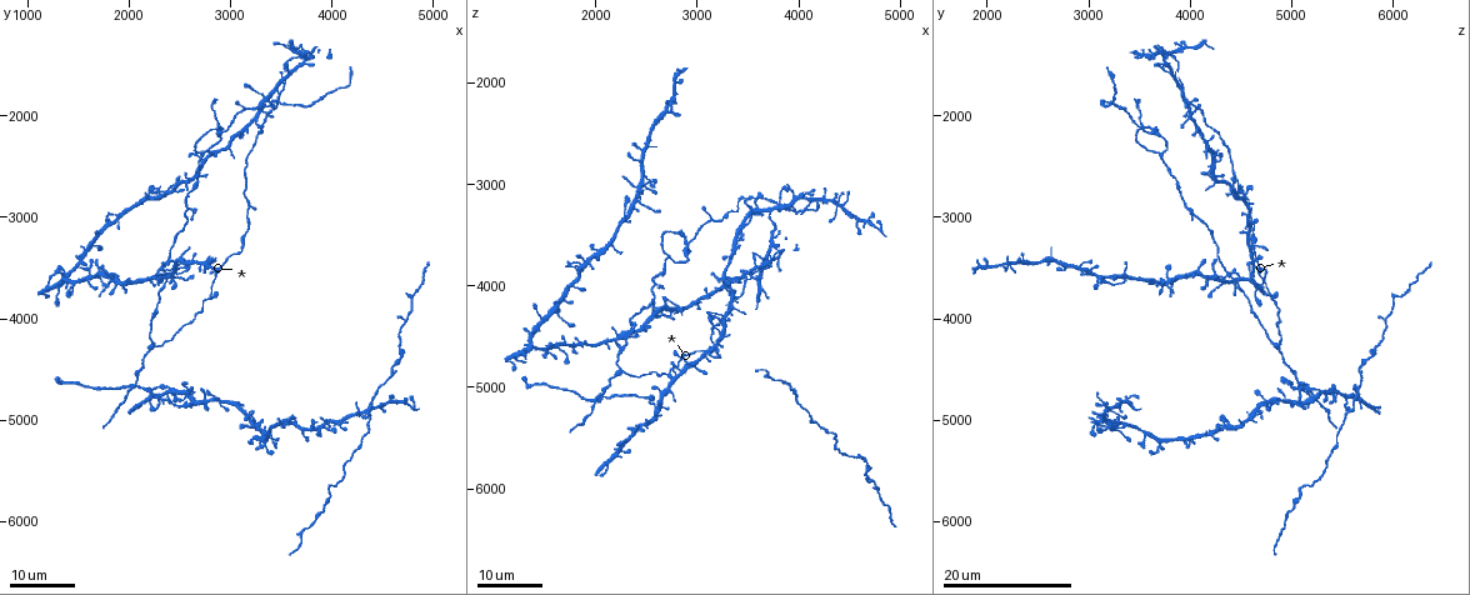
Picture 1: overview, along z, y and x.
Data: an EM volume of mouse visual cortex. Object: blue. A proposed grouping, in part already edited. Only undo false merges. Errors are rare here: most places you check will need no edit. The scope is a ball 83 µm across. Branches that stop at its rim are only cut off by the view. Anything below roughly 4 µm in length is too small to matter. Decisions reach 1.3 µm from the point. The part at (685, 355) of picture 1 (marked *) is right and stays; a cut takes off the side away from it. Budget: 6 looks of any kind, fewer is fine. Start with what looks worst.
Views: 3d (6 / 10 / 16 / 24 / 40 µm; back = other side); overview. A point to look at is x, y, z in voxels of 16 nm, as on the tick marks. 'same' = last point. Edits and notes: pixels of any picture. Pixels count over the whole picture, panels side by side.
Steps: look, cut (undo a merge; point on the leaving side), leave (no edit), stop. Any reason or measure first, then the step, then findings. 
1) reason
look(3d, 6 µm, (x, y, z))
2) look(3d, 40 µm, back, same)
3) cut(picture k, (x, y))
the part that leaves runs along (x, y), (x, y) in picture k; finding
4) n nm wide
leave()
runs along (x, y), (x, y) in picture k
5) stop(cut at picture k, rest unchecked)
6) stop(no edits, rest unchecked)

looks like a crossing
look(3d, 24 µm, (2920, 2140, 3640))

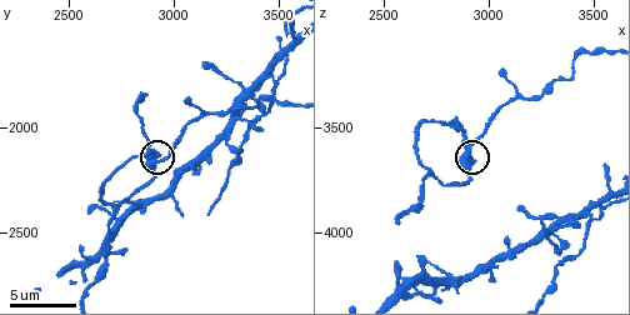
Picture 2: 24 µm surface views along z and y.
zoom in
look(3d, 10 µm, same)

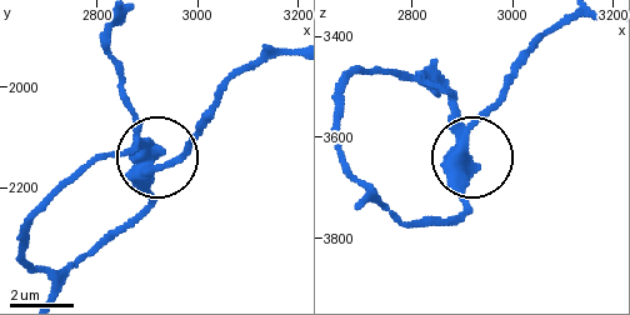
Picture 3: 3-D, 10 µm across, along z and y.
look(3d, 10 µm, back, (2895, 2140, 3630))

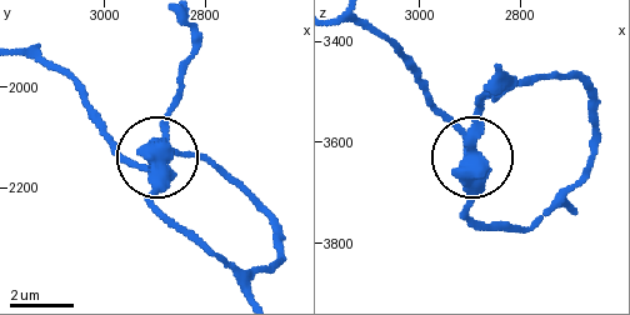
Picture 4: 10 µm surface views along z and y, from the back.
side arm 7 µm; 4 arms
leave()
all the same neuron

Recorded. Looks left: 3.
branch point
look(3d, 24 µm, (2080, 4680, 5080))

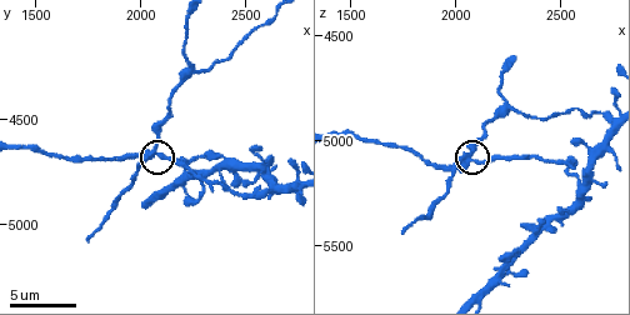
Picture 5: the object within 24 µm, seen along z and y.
look(3d, 10 µm, (2100, 4660, 5110))

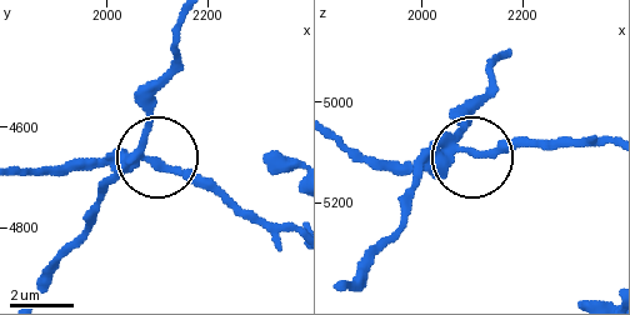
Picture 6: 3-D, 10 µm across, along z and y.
280 nm wide
cut(picture 6, (86, 166))
the part that leaves runs along (130, 156), (20, 173) in picture 6; two neurons meet here

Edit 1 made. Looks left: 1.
arms part here
look(3d, 10 µm, (3430, 1740, 3920))

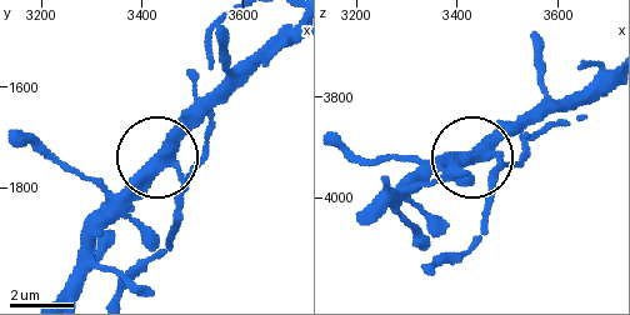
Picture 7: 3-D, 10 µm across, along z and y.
3 arms
leave()
runs along (425, 271), (474, 239), (495, 185), (476, 158), (541, 104) in picture 7; continuous, no second neuron

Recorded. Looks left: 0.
stop(cut at picture 6, rest unchecked)

